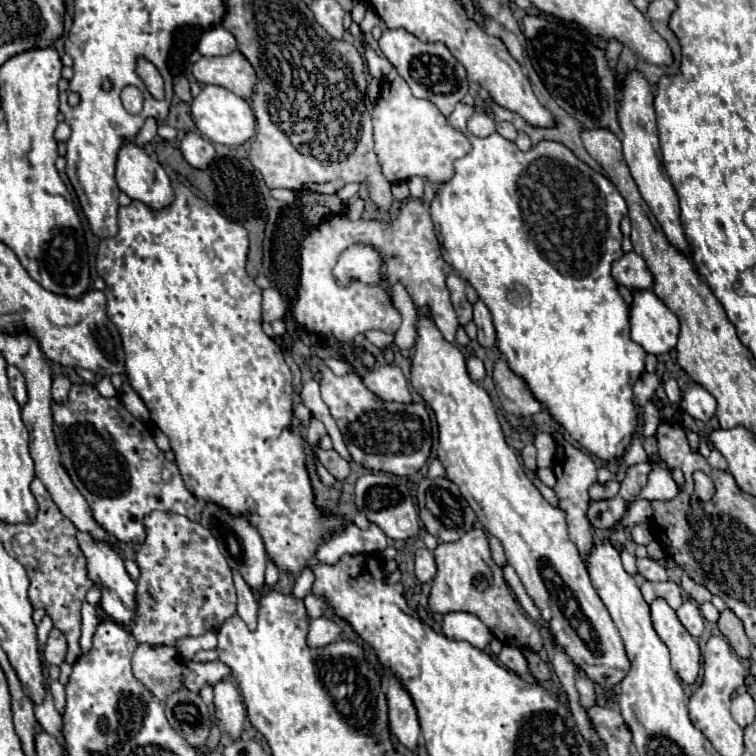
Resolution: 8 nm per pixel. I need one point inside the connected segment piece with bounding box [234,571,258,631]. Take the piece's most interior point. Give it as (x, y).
(247, 605)

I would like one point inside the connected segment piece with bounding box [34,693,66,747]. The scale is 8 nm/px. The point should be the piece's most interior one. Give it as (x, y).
(49, 719)

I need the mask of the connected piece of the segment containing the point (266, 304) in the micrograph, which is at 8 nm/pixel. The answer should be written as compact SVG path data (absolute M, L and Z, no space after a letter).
M272 287L262 291L262 317L266 323L274 321L274 319L282 319L286 313L286 303L280 297L280 293Z

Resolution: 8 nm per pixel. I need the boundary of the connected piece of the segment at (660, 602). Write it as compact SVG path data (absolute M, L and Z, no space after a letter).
M656 599L650 609L652 625L664 645L670 649L672 669L684 683L694 683L700 673L700 647L696 639L686 631L674 609L664 599Z

